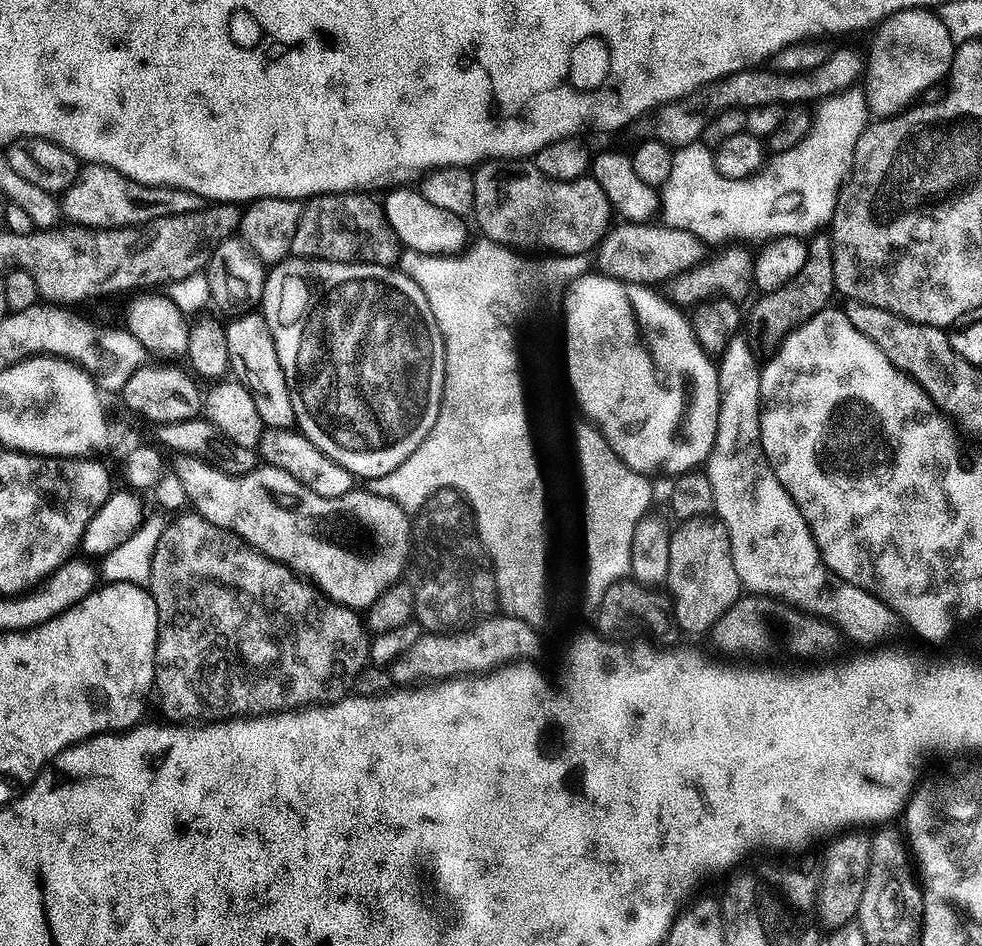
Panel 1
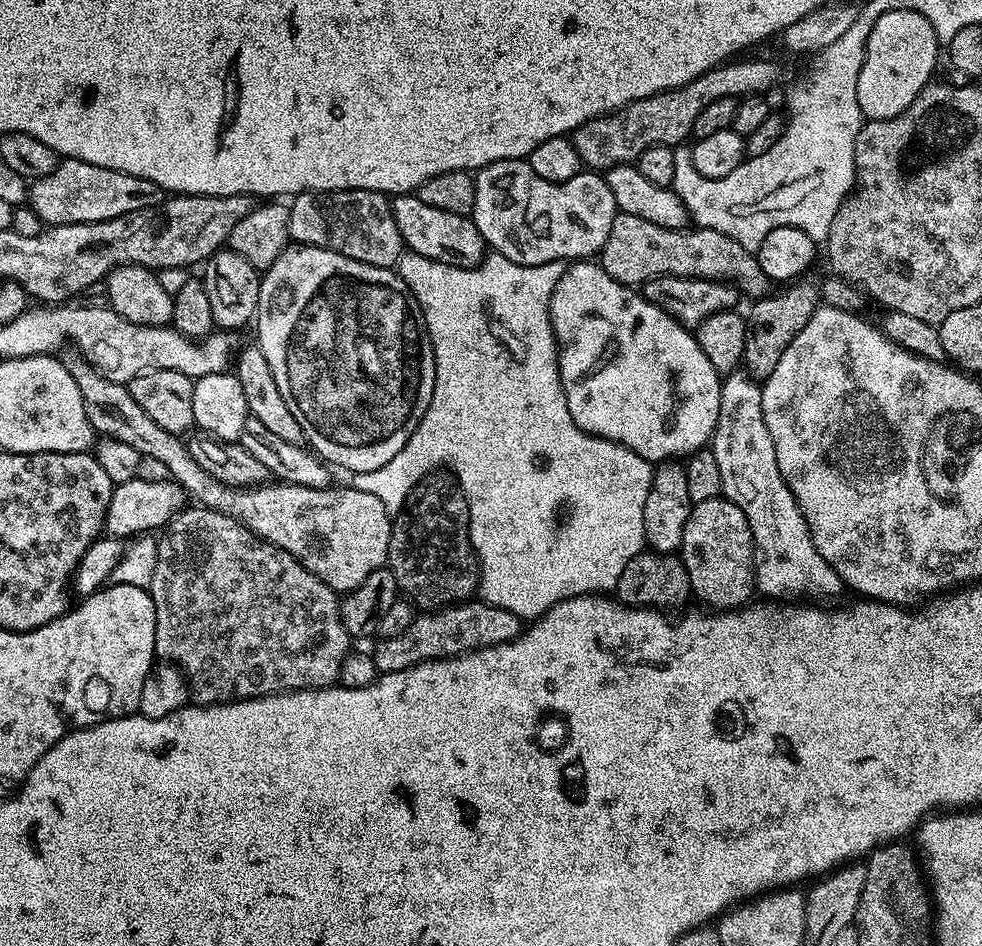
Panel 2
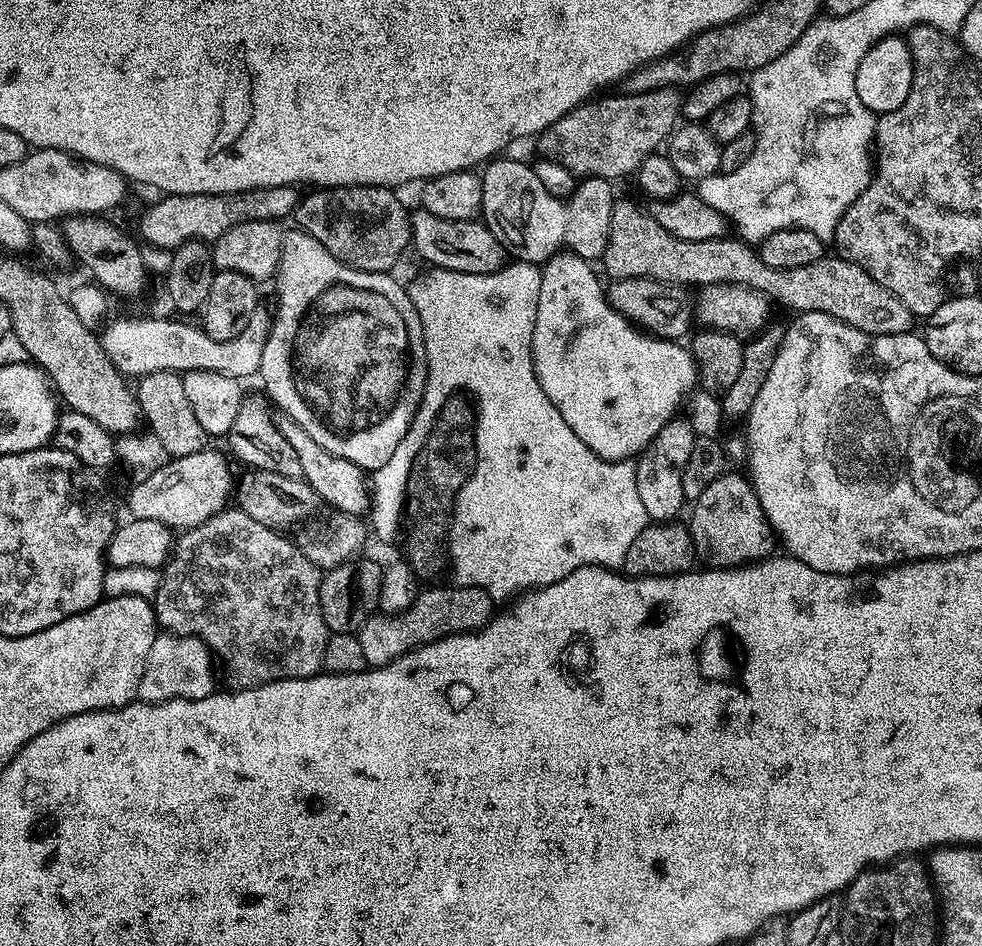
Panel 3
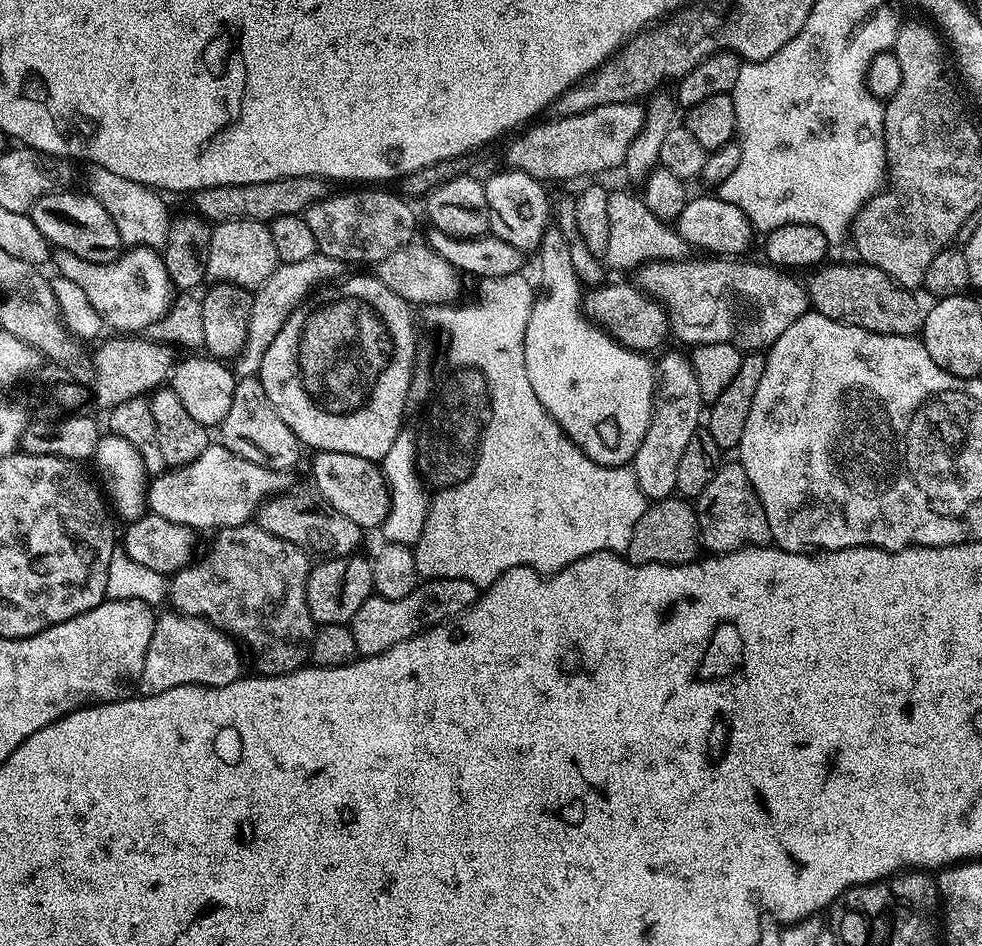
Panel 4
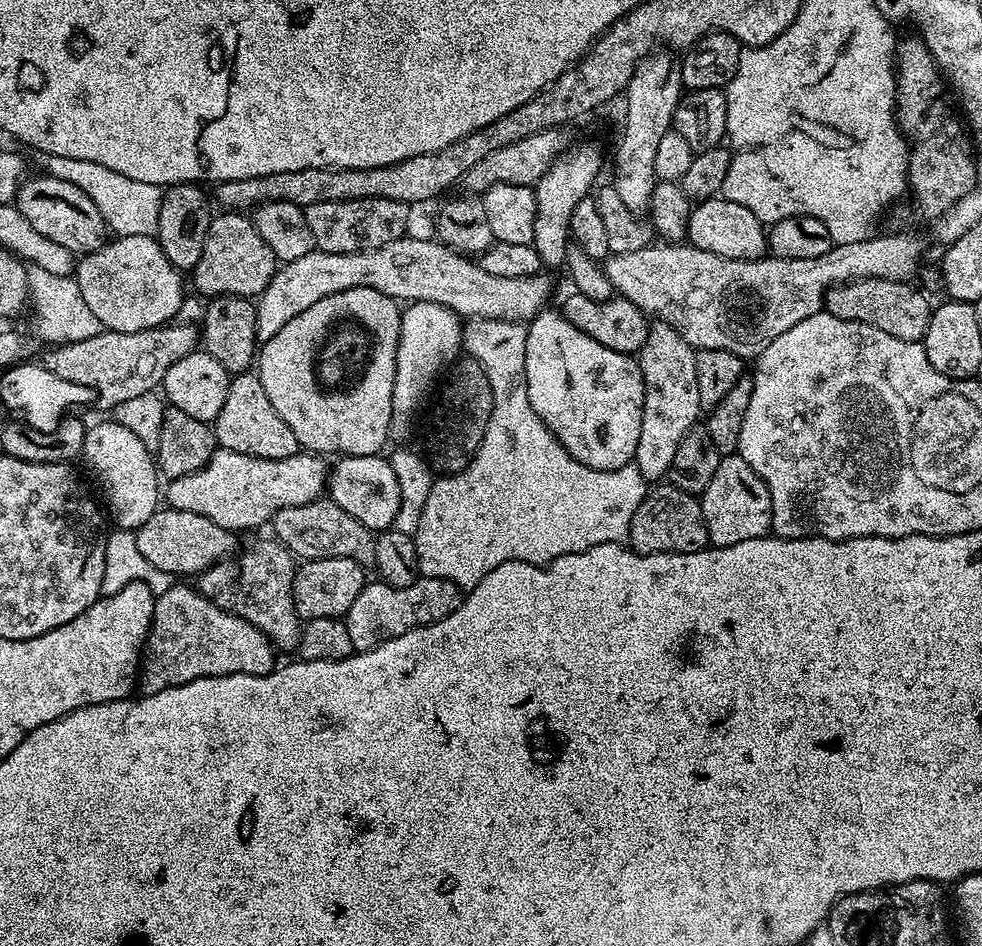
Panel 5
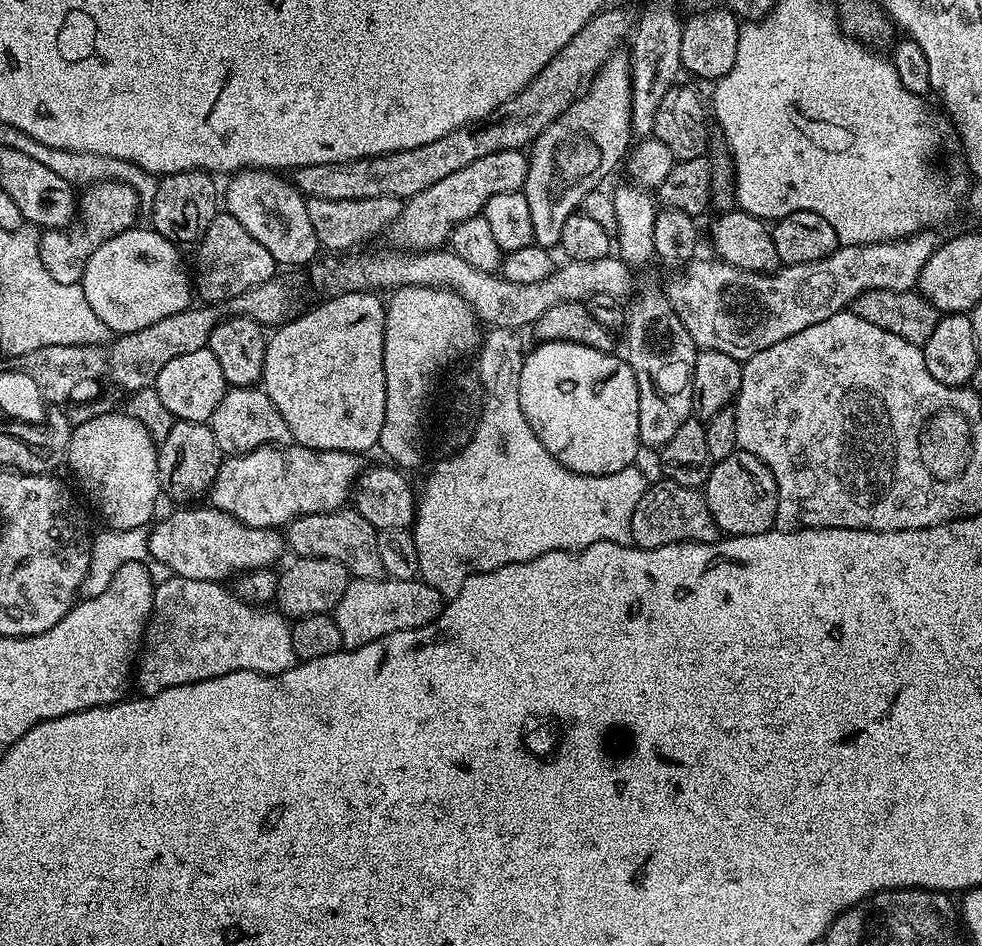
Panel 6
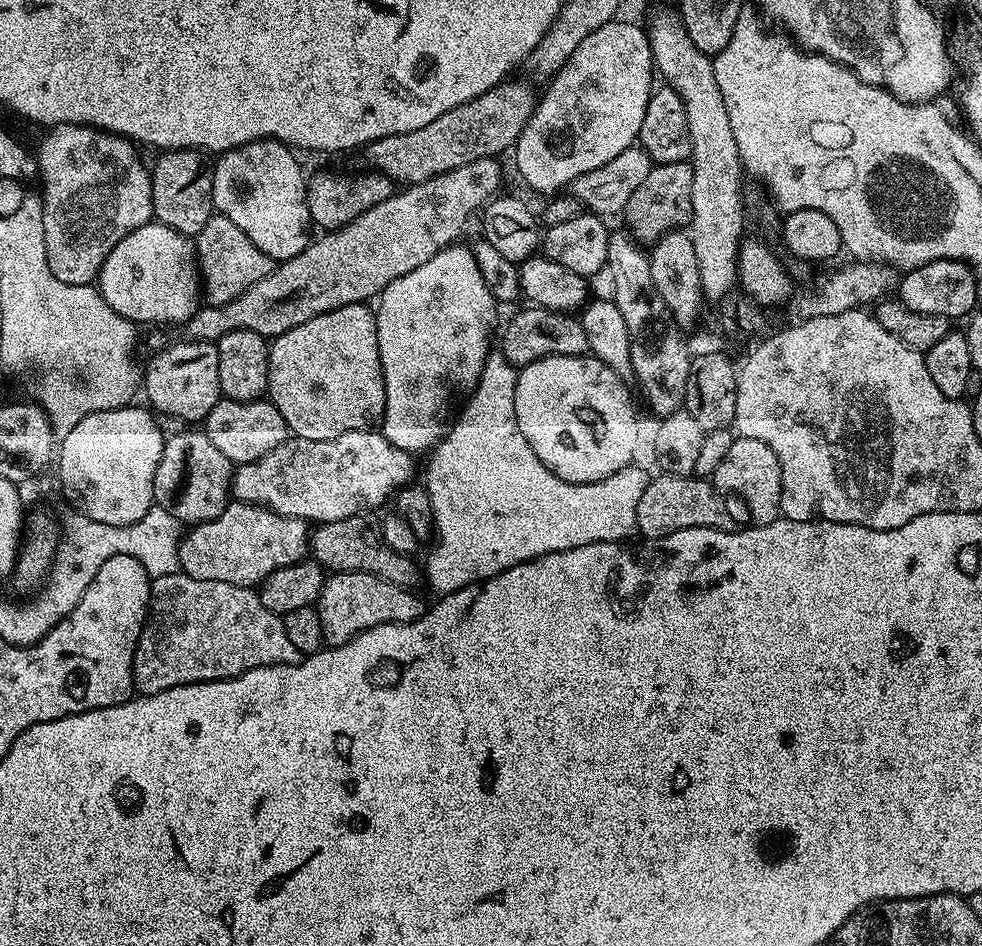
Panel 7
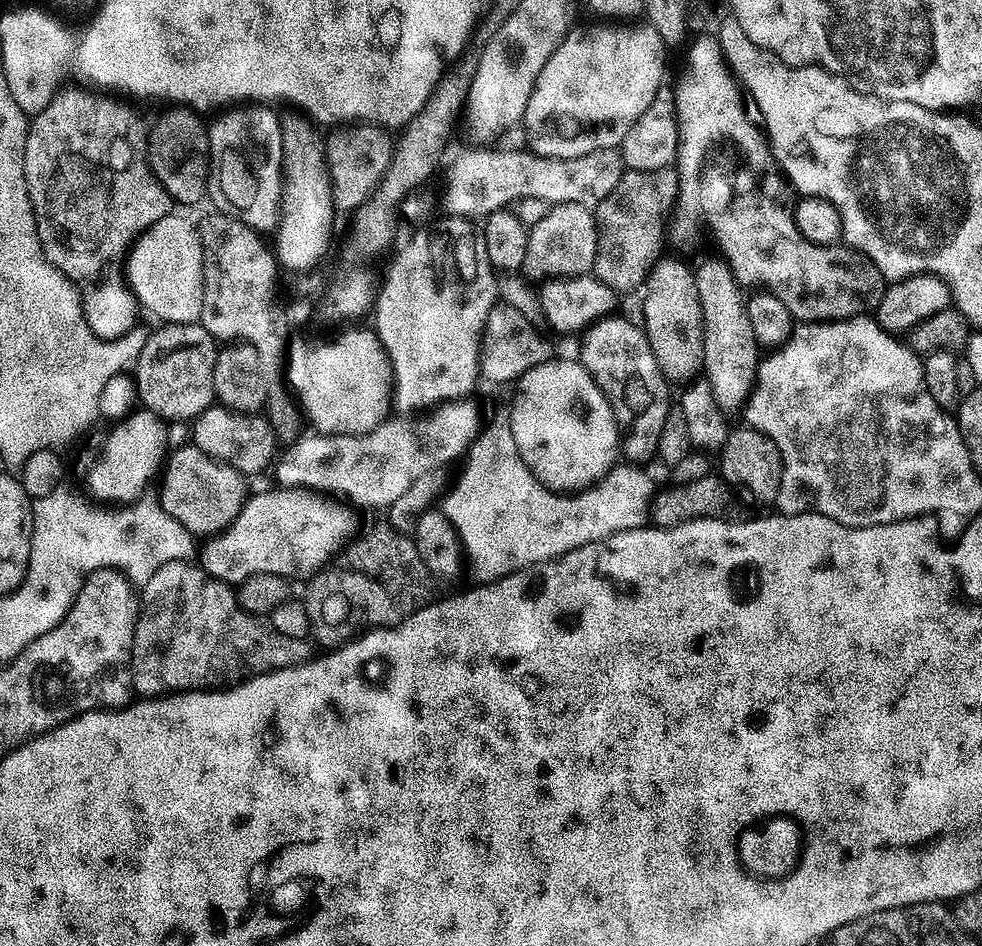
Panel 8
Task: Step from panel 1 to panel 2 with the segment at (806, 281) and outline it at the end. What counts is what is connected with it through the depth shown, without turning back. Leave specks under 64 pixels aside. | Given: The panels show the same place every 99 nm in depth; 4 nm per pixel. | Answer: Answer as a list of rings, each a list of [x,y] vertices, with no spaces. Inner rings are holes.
[[[804,282],[789,283],[782,292],[773,291],[771,294],[757,299],[756,304],[749,312],[746,312],[746,346],[744,347],[744,359],[742,368],[751,380],[763,382],[774,374],[782,354],[786,354],[786,346],[794,342],[794,338],[810,322],[818,305],[821,303],[815,288]]]

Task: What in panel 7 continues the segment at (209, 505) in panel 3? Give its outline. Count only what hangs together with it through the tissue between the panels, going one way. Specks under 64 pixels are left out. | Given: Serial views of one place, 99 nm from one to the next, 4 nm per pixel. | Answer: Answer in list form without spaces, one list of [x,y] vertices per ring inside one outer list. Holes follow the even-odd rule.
[[[380,430],[347,432],[333,440],[289,438],[270,450],[270,454],[235,469],[232,496],[241,504],[254,504],[258,508],[268,508],[271,512],[319,526],[338,522],[342,518],[368,514],[373,511],[371,508],[376,508],[387,500],[389,503],[413,479],[412,460],[413,453],[398,450],[398,446],[391,444]]]

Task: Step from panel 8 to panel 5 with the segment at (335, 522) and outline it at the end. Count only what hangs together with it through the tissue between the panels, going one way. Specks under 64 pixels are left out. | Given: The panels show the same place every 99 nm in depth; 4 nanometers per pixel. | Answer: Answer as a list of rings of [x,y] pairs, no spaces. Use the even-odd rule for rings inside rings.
[[[167,506],[157,510],[148,521],[135,530],[138,550],[142,550],[142,558],[150,562],[158,570],[166,570],[176,578],[195,577],[205,572],[210,566],[237,551],[237,533],[210,522],[210,518],[202,518],[202,514],[190,514],[186,510],[178,510]]]

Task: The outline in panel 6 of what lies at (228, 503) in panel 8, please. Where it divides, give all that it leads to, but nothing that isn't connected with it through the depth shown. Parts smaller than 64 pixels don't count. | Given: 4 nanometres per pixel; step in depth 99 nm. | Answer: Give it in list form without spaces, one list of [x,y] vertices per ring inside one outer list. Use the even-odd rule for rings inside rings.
[[[176,420],[166,440],[158,444],[157,474],[163,495],[172,500],[188,502],[195,492],[207,493],[211,489],[222,463],[222,453],[207,423]]]

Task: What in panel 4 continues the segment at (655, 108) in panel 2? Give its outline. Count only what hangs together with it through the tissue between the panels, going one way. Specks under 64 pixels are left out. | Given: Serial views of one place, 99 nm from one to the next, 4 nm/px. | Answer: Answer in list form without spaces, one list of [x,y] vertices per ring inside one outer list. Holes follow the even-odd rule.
[[[622,102],[598,106],[582,114],[551,119],[545,124],[533,123],[524,130],[529,132],[521,131],[515,137],[517,140],[508,148],[509,169],[530,174],[541,182],[580,180],[583,176],[596,178],[599,172],[608,172],[611,168],[619,169],[630,146],[639,138],[644,128],[646,108],[640,102]]]

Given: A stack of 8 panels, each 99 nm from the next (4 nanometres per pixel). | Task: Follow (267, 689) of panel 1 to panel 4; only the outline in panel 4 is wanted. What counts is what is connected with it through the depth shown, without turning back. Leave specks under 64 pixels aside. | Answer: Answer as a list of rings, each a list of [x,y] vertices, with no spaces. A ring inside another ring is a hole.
[[[254,522],[219,529],[213,536],[216,537],[213,538],[212,545],[201,556],[199,553],[191,562],[179,568],[178,571],[171,573],[168,581],[167,603],[181,616],[196,616],[197,619],[205,620],[206,623],[212,624],[213,627],[223,632],[225,636],[229,636],[232,640],[243,645],[246,652],[246,647],[248,647],[248,652],[252,655],[252,664],[256,667],[253,669],[261,676],[285,676],[287,672],[297,672],[299,668],[305,667],[309,663],[312,643],[318,629],[316,621],[312,619],[310,606],[306,600],[306,586],[310,571],[310,563],[308,564],[308,560],[310,560],[309,553],[303,552],[298,546],[294,546],[290,542],[286,542],[282,538],[270,534],[266,530],[262,530]]]

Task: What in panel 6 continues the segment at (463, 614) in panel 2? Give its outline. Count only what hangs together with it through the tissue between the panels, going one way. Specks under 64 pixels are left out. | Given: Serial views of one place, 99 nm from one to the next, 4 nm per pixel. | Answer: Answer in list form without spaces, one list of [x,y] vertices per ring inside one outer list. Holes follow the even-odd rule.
[[[423,578],[412,580],[349,579],[346,594],[336,603],[334,617],[345,649],[355,650],[402,630],[414,630],[434,622],[442,614],[446,597]]]

